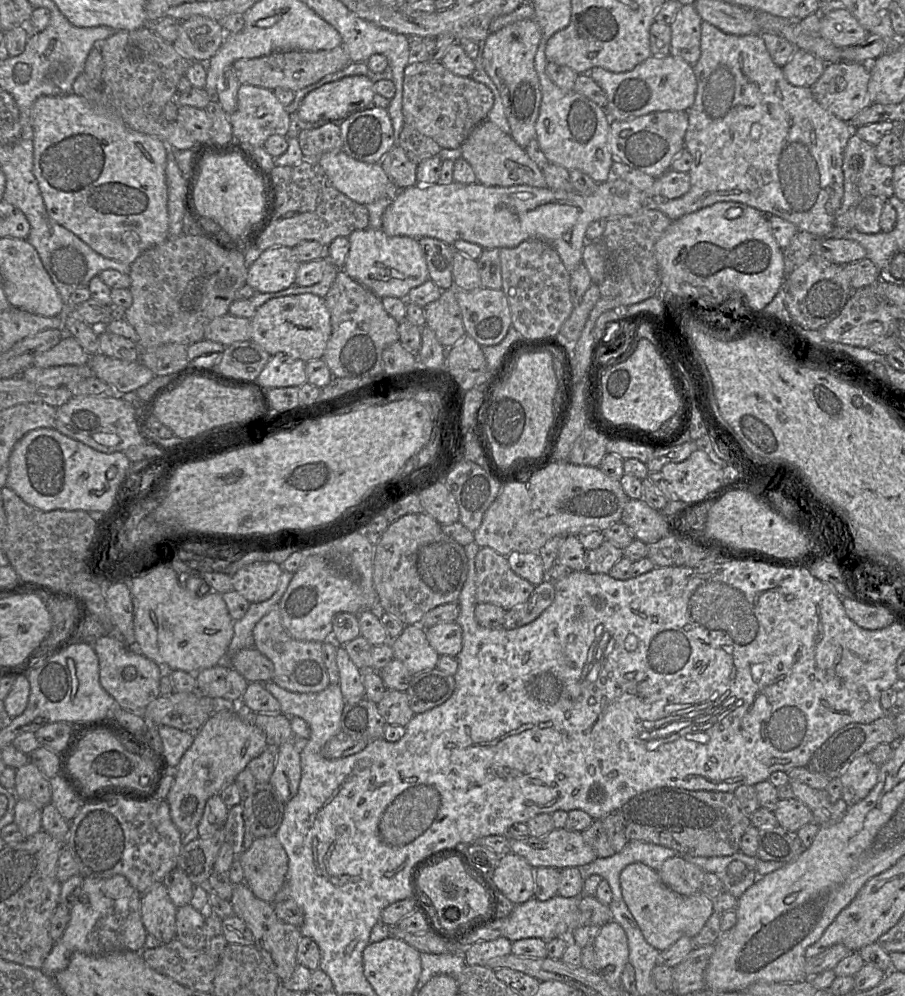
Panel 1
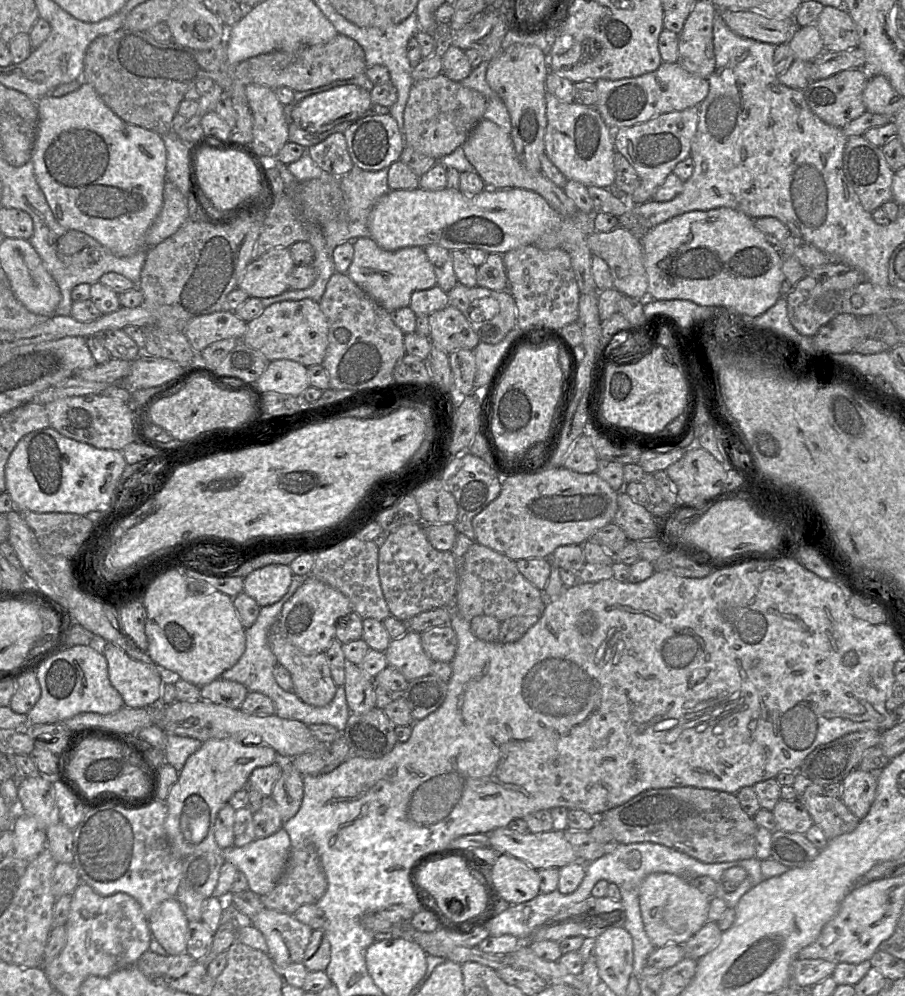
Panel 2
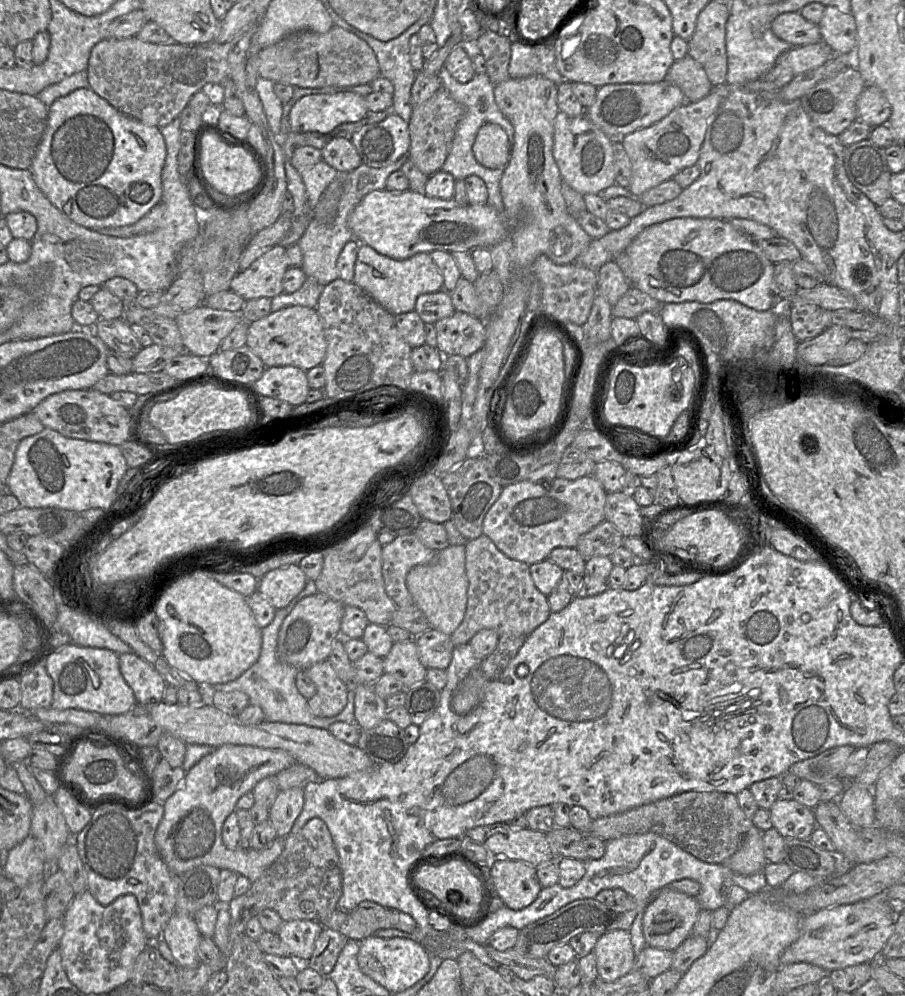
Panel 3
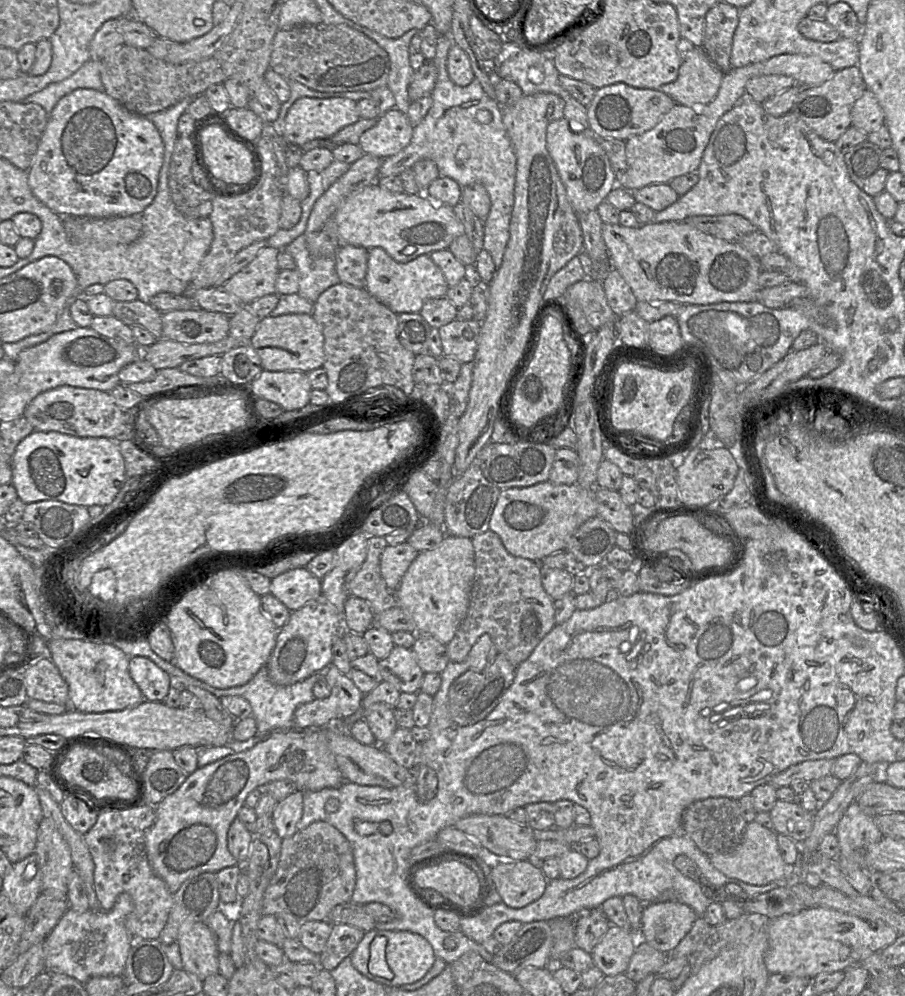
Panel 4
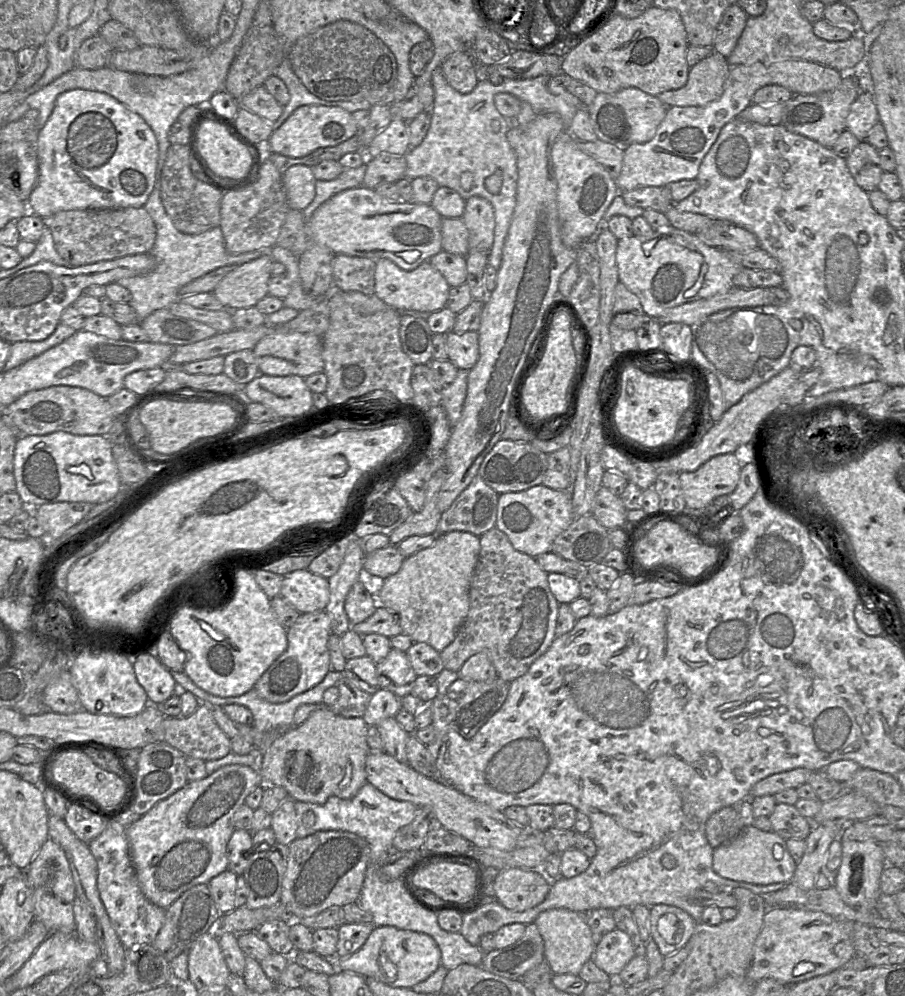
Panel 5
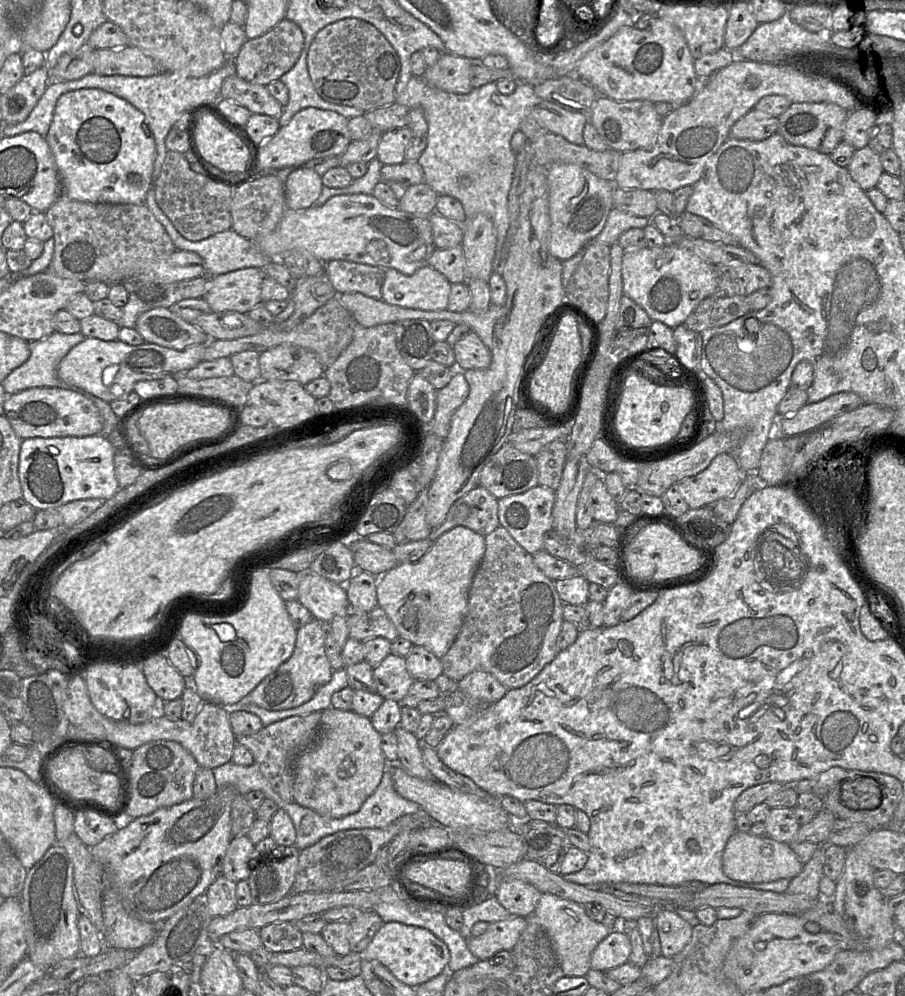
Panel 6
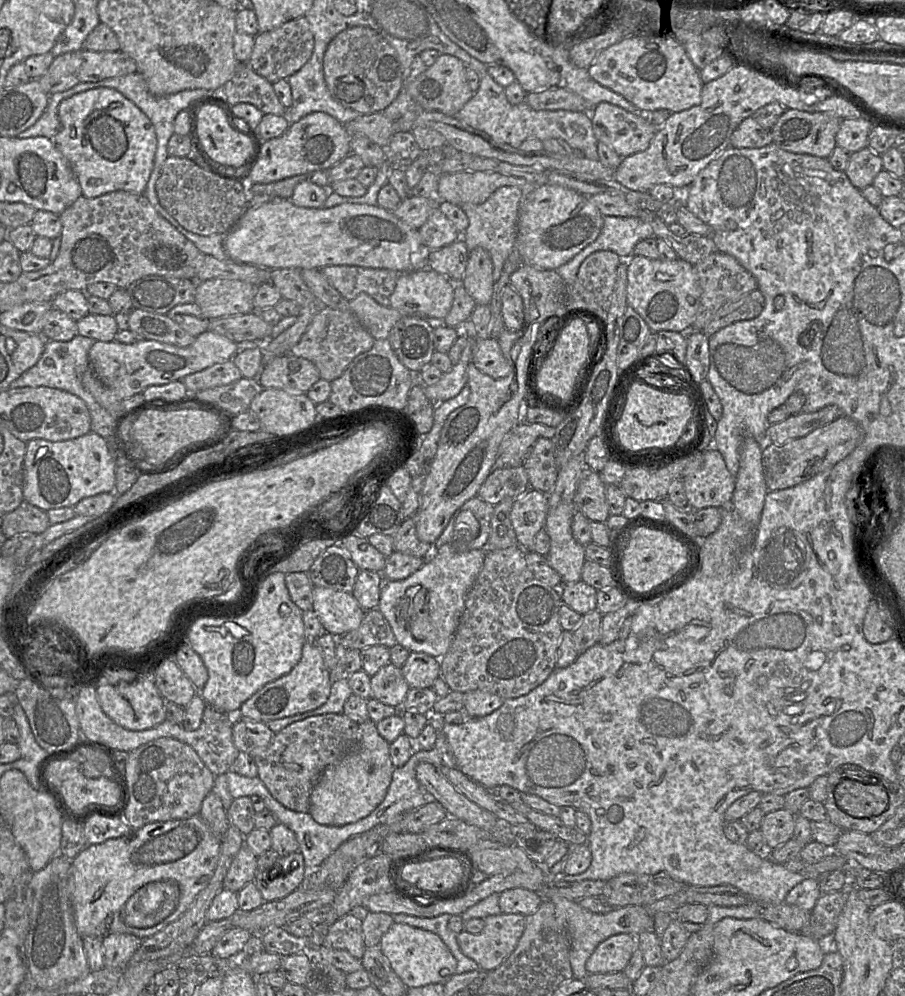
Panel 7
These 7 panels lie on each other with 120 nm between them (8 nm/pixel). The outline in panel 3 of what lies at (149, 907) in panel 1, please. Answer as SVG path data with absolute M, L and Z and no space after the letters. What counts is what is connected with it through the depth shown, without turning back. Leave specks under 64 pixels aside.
M175 912L167 922L161 938L169 946L179 967L195 968L201 963L197 952L202 935L193 916Z

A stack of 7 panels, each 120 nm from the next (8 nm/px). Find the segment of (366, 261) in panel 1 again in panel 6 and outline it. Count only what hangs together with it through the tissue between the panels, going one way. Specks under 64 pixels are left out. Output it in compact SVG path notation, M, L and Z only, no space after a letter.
M427 264L411 276L387 268L381 289L386 303L425 311L447 309L450 290L447 278Z

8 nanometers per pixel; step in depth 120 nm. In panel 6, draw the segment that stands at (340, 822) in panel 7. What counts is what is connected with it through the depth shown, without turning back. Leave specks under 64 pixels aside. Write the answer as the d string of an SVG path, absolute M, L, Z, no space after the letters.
M329 707L321 713L321 734L312 748L295 762L294 801L327 818L342 818L357 812L378 787L388 762L381 748L381 735L370 718L352 710Z

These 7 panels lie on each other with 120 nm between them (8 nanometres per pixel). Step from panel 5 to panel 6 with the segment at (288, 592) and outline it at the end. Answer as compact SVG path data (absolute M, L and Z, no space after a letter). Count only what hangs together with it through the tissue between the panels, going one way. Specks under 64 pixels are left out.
M310 570L296 573L301 574L297 599L315 619L329 624L336 616L349 615L350 602L345 585L337 584Z

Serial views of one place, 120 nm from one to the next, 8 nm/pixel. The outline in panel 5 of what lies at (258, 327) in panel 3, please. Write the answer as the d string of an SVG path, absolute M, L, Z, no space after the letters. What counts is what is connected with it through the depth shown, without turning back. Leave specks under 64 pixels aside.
M274 333L262 338L253 348L260 374L269 376L298 375L306 378L323 372L322 339L311 333Z

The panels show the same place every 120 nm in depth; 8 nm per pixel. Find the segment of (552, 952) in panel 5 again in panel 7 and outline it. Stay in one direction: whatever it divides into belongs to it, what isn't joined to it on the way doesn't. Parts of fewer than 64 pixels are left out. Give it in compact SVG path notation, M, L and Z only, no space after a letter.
M554 896L549 899L556 908L556 912L564 920L571 939L570 964L573 978L584 980L588 975L586 961L595 948L610 936L627 933L638 936L642 932L654 932L654 917L645 906L627 905L624 907L610 908L605 913L593 913L579 905L576 900L561 896Z

